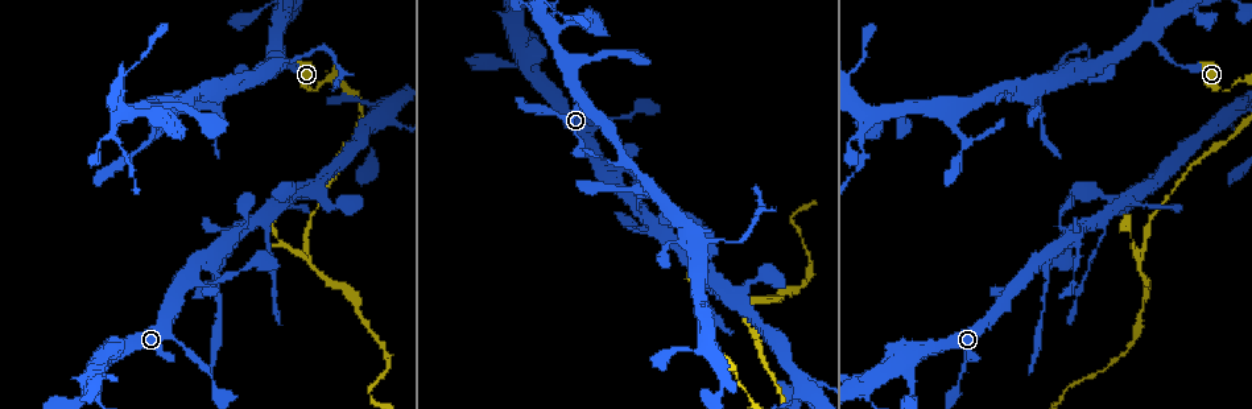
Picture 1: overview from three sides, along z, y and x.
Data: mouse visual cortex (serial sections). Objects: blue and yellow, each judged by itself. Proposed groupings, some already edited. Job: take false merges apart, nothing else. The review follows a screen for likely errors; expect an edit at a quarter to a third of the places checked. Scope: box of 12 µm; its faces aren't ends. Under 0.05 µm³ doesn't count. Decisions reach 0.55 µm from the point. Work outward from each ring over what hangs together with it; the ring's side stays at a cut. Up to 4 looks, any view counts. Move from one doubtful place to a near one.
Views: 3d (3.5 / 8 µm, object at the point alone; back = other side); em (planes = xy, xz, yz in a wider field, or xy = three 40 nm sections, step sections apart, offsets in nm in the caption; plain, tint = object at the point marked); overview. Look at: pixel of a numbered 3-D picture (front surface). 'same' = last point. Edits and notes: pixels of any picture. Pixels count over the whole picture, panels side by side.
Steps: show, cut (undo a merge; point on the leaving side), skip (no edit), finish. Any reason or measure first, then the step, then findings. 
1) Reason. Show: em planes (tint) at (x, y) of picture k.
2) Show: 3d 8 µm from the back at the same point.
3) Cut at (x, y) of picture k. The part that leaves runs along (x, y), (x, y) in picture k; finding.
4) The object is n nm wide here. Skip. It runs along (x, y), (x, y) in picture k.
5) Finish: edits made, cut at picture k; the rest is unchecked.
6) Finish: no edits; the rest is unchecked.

Show: 3d 3.5 µm at (627, 198) of picture 1.

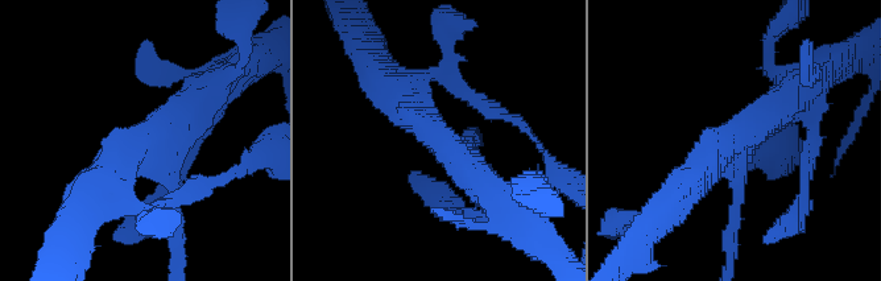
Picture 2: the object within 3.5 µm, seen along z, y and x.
3 arms meet here; the arms are 150, 400, 400 nm wide; need the tissue. Show: em xy step 5 (tint) at (446, 143) of picture 2.

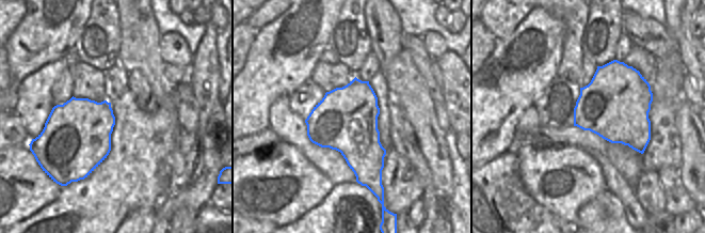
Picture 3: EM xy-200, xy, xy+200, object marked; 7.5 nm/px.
The object is 480 nm wide here. Skip. It runs along (393, 91), (499, 202) in picture 2; all the same cell.

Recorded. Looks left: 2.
Show: 3d 3.5 µm at (1102, 215) of picture 1.

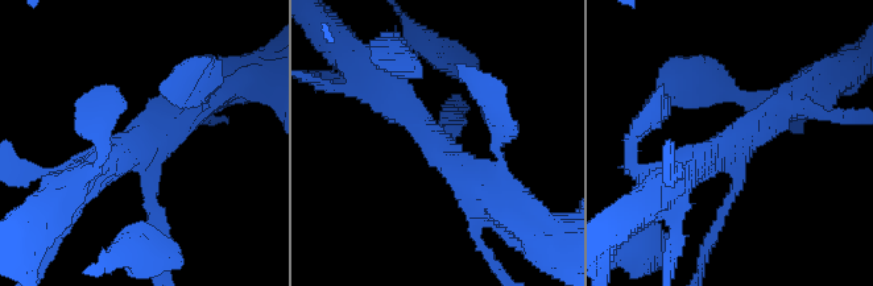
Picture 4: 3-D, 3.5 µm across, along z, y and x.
Skip. It runs along (373, 82), (487, 193) in picture 4; all the same cell.

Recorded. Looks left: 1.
Finish: no edits; the rest is unchecked.

